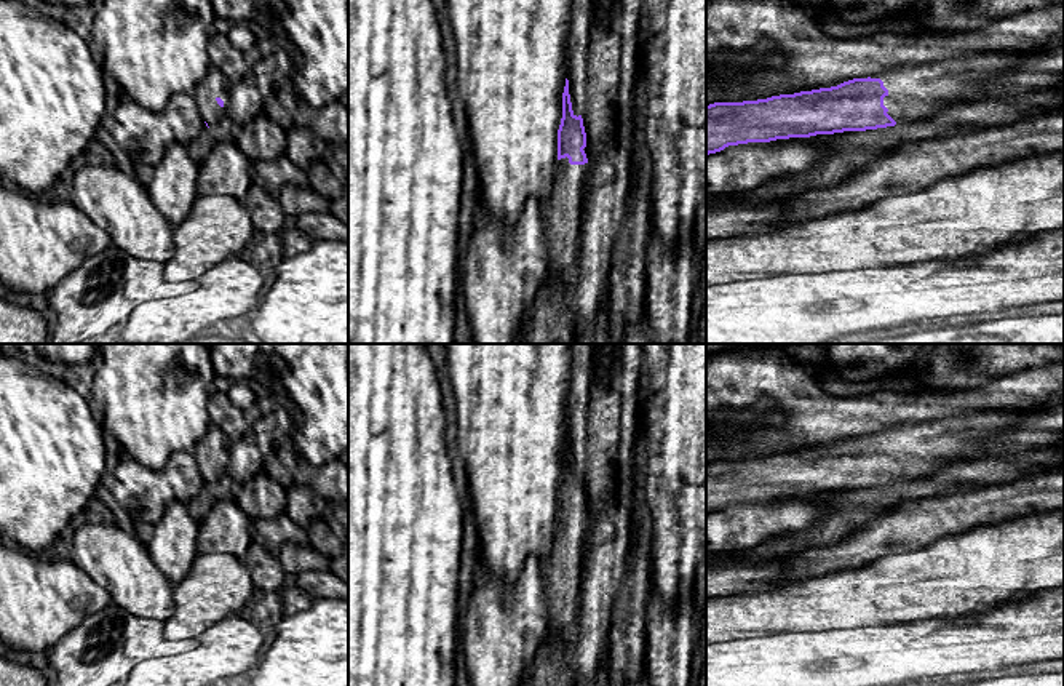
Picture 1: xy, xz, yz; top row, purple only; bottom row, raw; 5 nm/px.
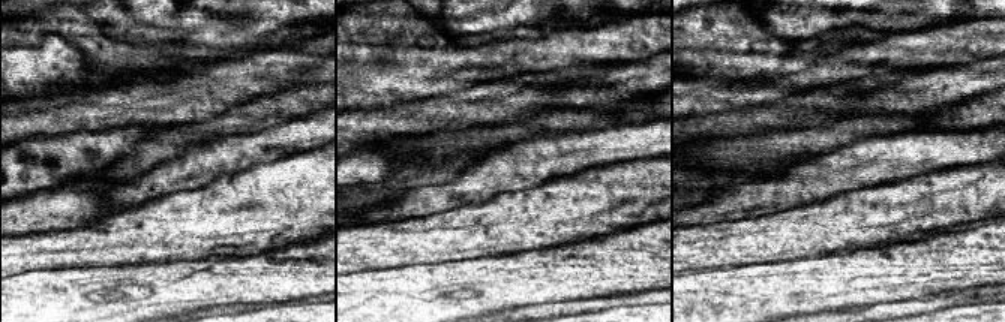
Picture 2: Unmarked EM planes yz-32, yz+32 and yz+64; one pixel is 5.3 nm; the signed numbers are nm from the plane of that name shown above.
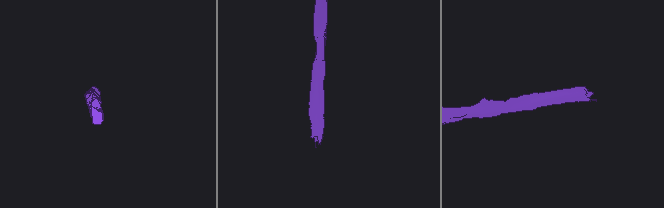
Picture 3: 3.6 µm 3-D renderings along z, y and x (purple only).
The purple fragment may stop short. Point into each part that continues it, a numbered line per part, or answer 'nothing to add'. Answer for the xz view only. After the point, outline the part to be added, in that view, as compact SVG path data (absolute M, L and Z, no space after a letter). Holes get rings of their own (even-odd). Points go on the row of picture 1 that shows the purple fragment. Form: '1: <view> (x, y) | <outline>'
1: xz (563, 213) | M588 146L583 150L588 158L585 165L570 165L567 157L558 160L553 190L545 205L548 281L561 281L570 293L575 275L575 245L591 166Z

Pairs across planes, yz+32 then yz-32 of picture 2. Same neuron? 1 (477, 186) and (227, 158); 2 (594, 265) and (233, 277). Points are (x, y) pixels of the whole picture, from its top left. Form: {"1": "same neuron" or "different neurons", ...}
{"1": "same neuron", "2": "same neuron"}

